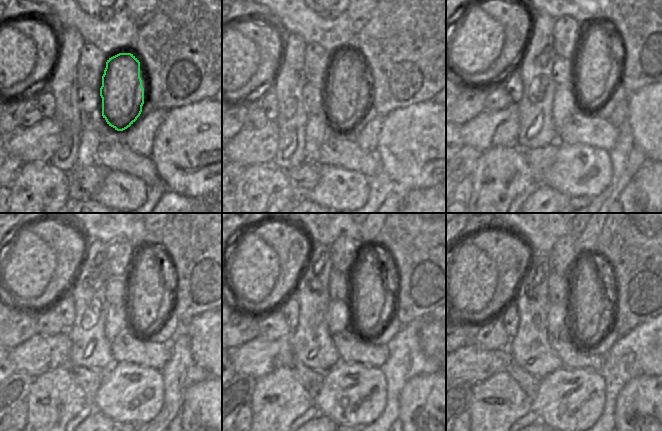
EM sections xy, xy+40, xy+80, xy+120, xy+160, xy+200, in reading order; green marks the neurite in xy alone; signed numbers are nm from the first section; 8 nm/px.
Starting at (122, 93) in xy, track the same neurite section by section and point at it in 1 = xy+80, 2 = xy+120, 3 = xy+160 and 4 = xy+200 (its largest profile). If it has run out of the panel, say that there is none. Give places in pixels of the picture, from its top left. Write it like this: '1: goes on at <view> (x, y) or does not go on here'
1: goes on at xy+80 (595, 77)
2: goes on at xy+120 (147, 301)
3: goes on at xy+160 (367, 297)
4: goes on at xy+200 (590, 304)

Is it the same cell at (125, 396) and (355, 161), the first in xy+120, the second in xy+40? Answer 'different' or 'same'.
different

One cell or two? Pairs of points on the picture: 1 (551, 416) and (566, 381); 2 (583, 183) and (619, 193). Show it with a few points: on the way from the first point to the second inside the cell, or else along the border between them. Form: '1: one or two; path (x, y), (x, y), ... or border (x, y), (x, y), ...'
1: one; path (559, 407), (566, 399), (566, 390)
2: two; border (612, 167), (611, 181), (593, 198)

